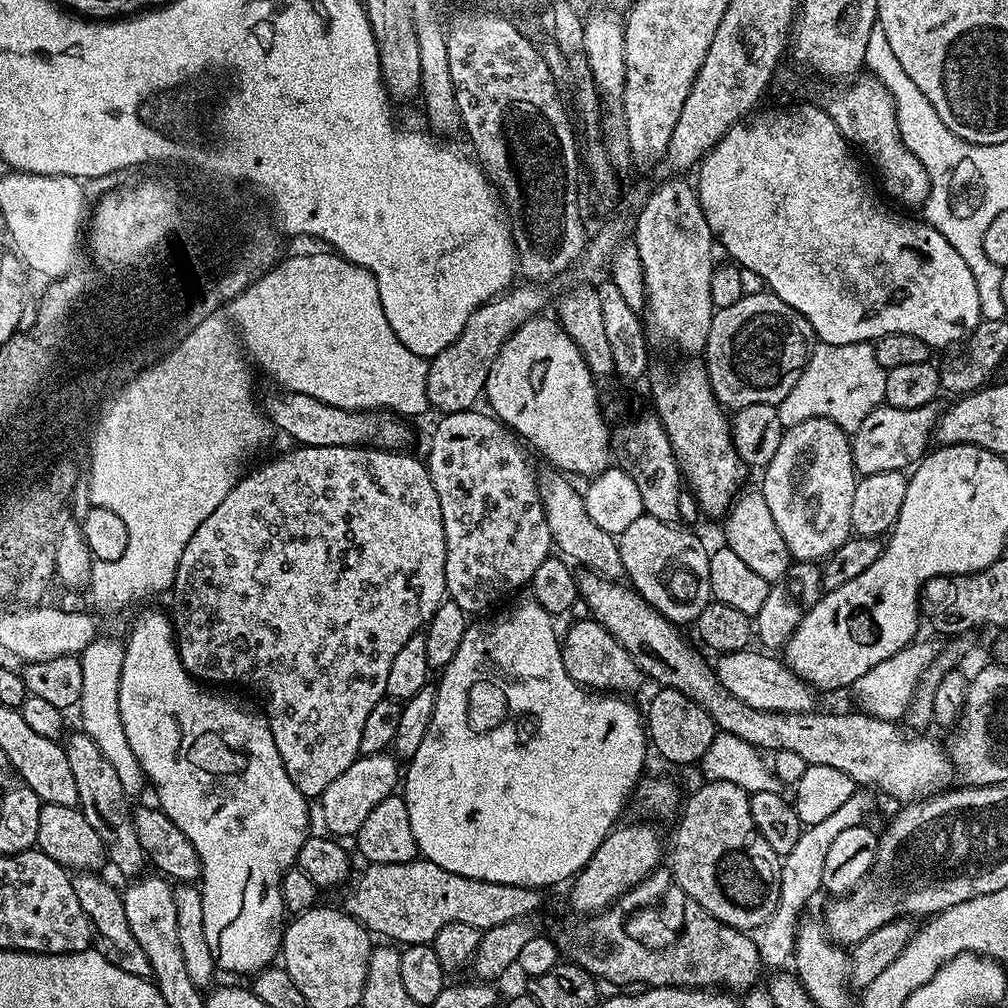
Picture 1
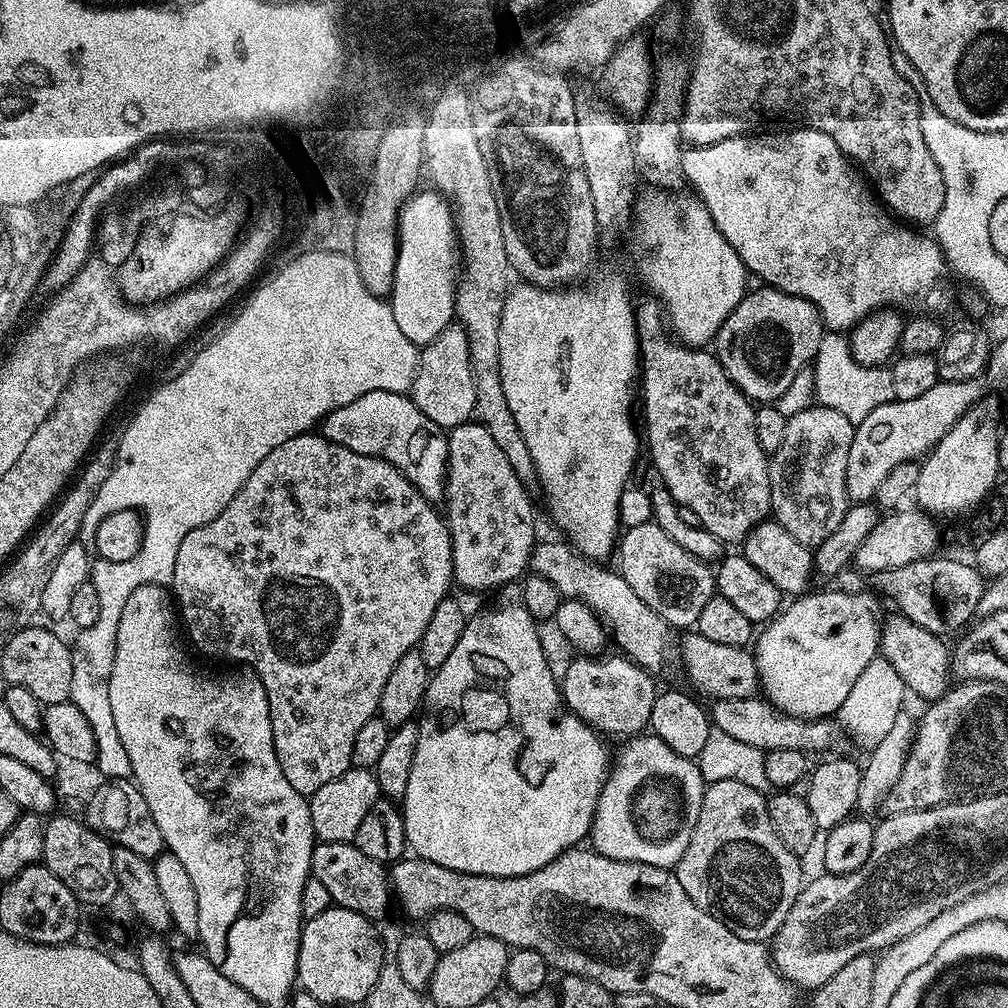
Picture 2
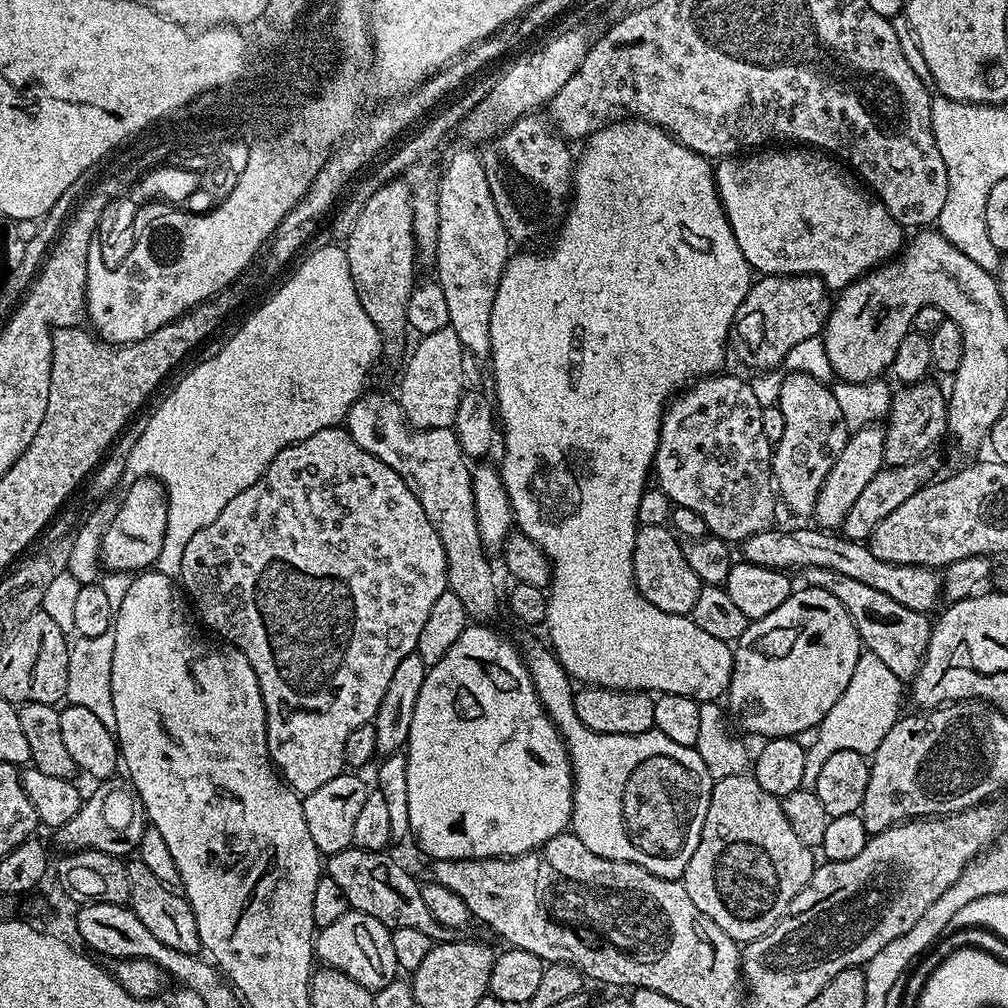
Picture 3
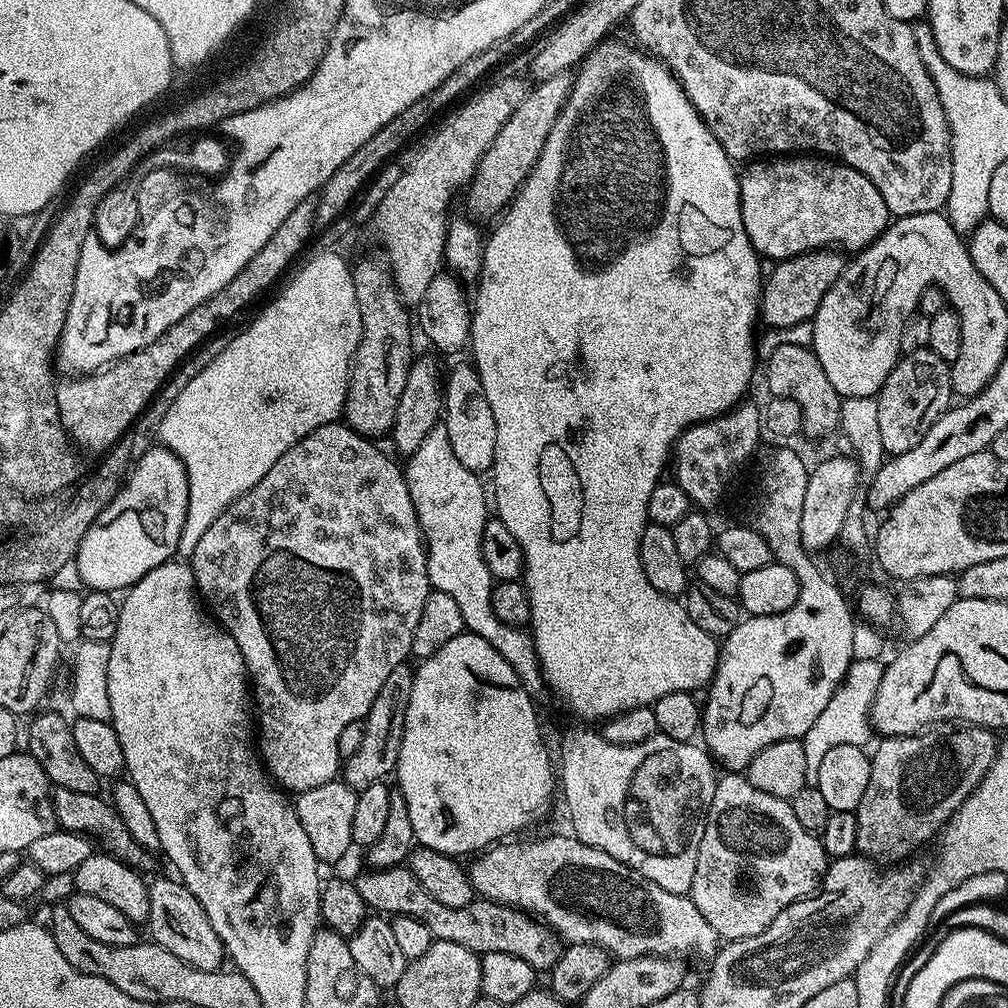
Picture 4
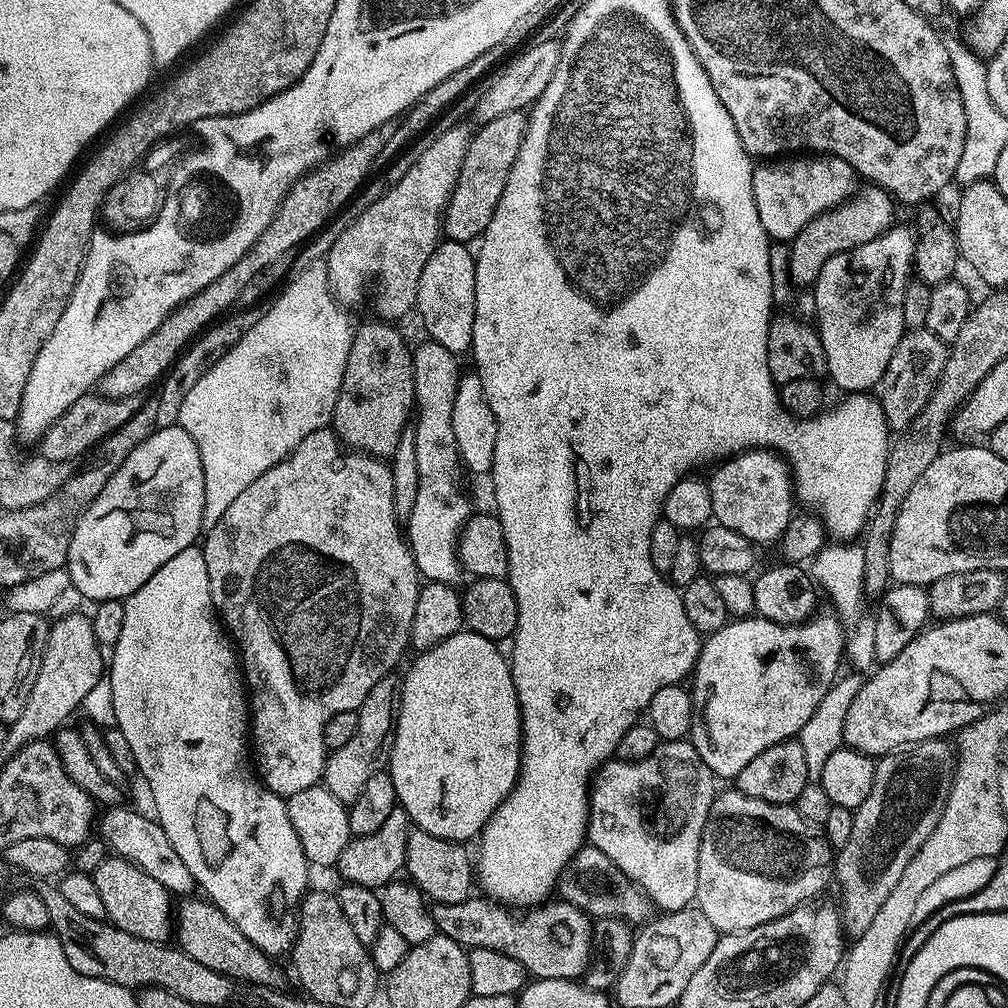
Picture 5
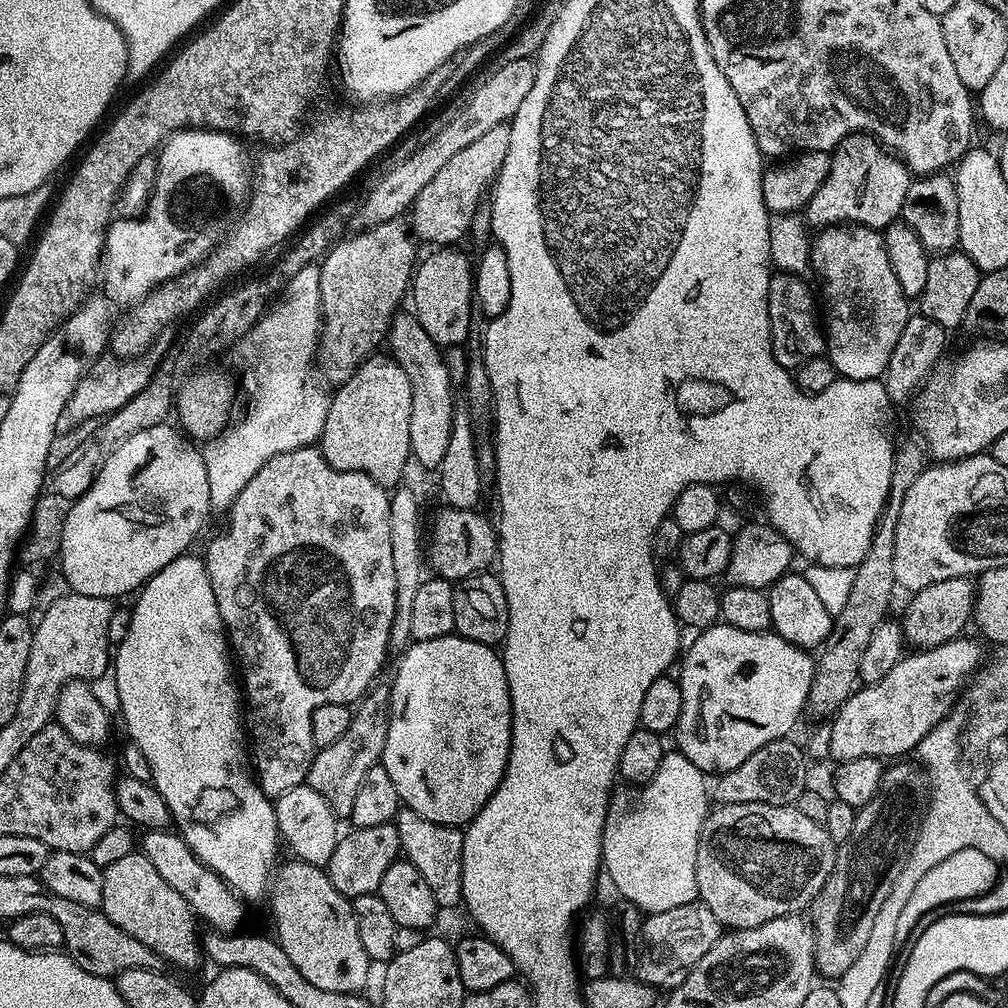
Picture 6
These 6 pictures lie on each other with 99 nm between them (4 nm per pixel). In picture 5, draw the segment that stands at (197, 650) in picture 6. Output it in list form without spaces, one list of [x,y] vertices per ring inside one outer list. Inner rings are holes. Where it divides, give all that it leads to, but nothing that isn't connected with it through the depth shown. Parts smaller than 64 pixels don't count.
[[[193,546],[182,550],[182,554],[174,554],[166,566],[162,566],[127,600],[123,601],[124,617],[122,628],[115,633],[116,649],[110,652],[110,667],[106,672],[106,679],[110,682],[110,690],[114,690],[114,714],[116,727],[126,734],[126,743],[134,754],[136,772],[144,779],[148,792],[152,795],[152,804],[156,807],[155,819],[159,820],[162,830],[166,830],[166,838],[170,846],[178,853],[178,858],[186,862],[190,874],[194,874],[199,891],[211,900],[242,934],[254,946],[264,951],[265,956],[277,958],[283,954],[291,953],[292,943],[296,941],[298,927],[298,909],[301,900],[309,891],[308,871],[310,865],[304,856],[302,842],[298,842],[298,834],[294,834],[294,826],[290,826],[290,814],[285,797],[274,794],[260,783],[254,775],[253,765],[250,763],[250,704],[246,699],[246,681],[242,675],[242,664],[238,659],[237,649],[230,639],[215,606],[212,604],[210,594],[210,574],[206,574],[206,558],[203,547]]]

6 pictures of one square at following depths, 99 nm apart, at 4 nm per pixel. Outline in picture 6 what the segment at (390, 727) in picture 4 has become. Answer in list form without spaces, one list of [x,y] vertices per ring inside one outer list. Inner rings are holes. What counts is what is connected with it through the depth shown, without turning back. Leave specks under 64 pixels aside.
[[[373,686],[364,693],[355,705],[354,715],[346,734],[338,738],[338,742],[330,742],[330,746],[319,749],[315,753],[312,765],[309,766],[306,783],[326,802],[330,802],[330,810],[338,818],[351,817],[354,810],[354,797],[358,795],[358,786],[362,786],[362,778],[366,778],[366,770],[381,763],[386,746],[386,730],[390,722],[391,687]]]

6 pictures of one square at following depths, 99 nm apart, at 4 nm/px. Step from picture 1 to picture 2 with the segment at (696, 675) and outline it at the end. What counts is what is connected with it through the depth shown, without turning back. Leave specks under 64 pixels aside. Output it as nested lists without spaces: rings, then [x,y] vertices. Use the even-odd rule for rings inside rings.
[[[541,539],[536,543],[532,548],[532,556],[528,559],[528,568],[535,575],[546,578],[546,582],[554,582],[554,586],[558,586],[561,597],[580,600],[595,616],[600,617],[605,629],[610,633],[611,643],[613,640],[620,647],[617,649],[629,660],[634,661],[639,668],[652,673],[656,678],[672,676],[675,672],[679,673],[682,668],[682,648],[678,643],[677,629],[671,628],[661,616],[654,614],[654,610],[650,610],[650,606],[646,606],[646,602],[642,602],[638,594],[634,594],[634,589],[626,583],[626,578],[620,576],[619,571],[612,569],[611,572],[610,569],[603,568],[600,564],[591,564],[586,557],[579,556],[572,549],[575,547],[571,543],[560,540]],[[747,696],[737,700],[712,700],[710,719],[713,725],[725,734],[730,734],[731,737],[744,742],[746,746],[760,748],[764,753],[770,750],[802,750],[806,754],[824,752],[835,742],[836,732],[838,736],[837,725],[831,719],[794,718],[778,710],[767,700],[756,696]]]

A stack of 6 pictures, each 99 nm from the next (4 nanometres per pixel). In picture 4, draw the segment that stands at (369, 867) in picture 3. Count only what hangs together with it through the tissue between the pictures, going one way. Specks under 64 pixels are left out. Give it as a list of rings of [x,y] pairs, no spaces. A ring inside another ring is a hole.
[[[404,866],[364,872],[355,877],[354,883],[369,909],[380,914],[408,916],[421,921],[435,940],[455,942],[479,956],[486,953],[511,954],[529,962],[537,972],[551,971],[560,958],[562,950],[555,933],[535,917],[517,908],[483,898],[473,899],[462,907],[444,906],[426,894],[411,869]]]

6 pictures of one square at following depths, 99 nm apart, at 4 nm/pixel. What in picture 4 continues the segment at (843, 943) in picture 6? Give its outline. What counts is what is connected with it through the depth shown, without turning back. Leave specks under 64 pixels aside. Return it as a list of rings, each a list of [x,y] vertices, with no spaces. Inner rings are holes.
[[[945,722],[933,724],[914,736],[889,736],[879,742],[881,744],[877,746],[876,753],[873,751],[870,756],[870,783],[855,810],[858,822],[856,852],[876,862],[904,862],[915,848],[922,847],[932,835],[935,837],[962,806],[962,802],[979,789],[982,778],[996,757],[998,736],[993,729],[982,728],[978,724]]]

